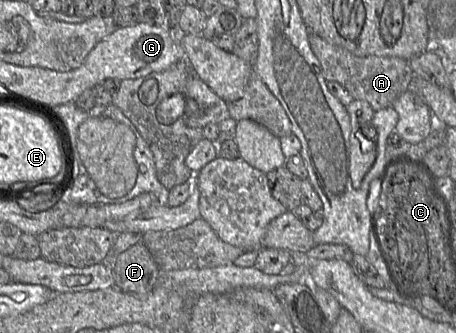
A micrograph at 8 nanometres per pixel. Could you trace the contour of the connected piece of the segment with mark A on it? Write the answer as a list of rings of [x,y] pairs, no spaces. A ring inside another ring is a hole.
[[[309,34],[310,47],[320,62],[327,81],[341,84],[354,100],[367,102],[374,111],[390,107],[407,90],[413,88],[413,70],[409,61],[399,57],[356,56],[349,50]]]

